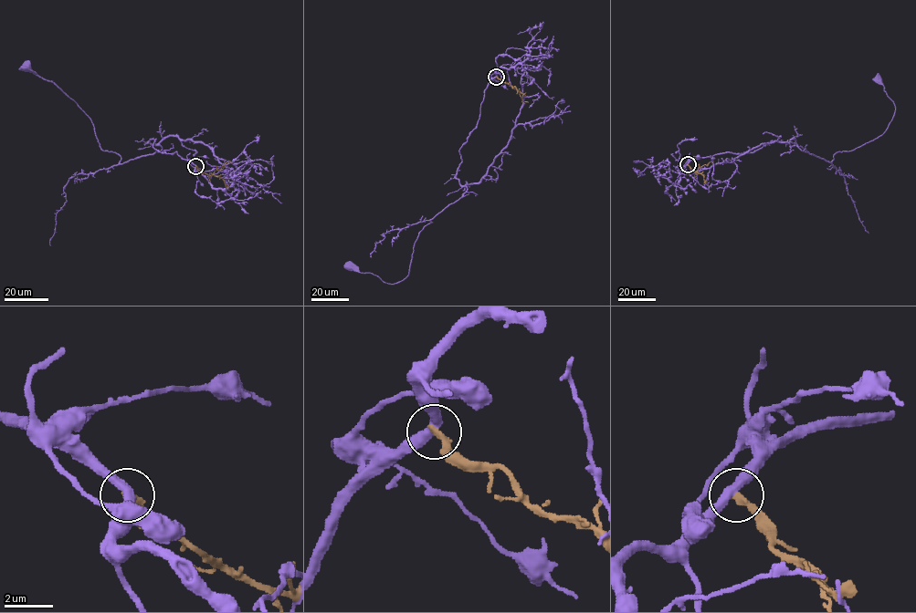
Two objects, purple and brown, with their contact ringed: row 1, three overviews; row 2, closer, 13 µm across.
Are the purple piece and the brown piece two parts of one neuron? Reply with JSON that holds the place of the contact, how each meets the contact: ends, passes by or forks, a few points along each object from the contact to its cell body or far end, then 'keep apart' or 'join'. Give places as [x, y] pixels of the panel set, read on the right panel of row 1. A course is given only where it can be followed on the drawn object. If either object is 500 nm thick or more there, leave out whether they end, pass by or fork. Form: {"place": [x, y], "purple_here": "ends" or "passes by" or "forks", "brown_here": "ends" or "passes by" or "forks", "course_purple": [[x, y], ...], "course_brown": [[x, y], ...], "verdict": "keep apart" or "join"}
{"place": [688, 164], "purple_here": "passes by", "brown_here": "ends", "course_purple": [[688, 164], [753, 152], [773, 140], [830, 161], [837, 152], [878, 138], [890, 121], [895, 107], [878, 78]], "course_brown": [[688, 164], [696, 172], [700, 167], [713, 161]], "verdict": "keep apart"}

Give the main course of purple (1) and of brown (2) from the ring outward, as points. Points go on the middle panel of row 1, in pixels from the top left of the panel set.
1: (496, 77), (459, 150), (455, 177), (466, 192), (419, 233), (409, 275), (390, 284), (349, 266)
2: (496, 77), (515, 88), (522, 101), (528, 102)

